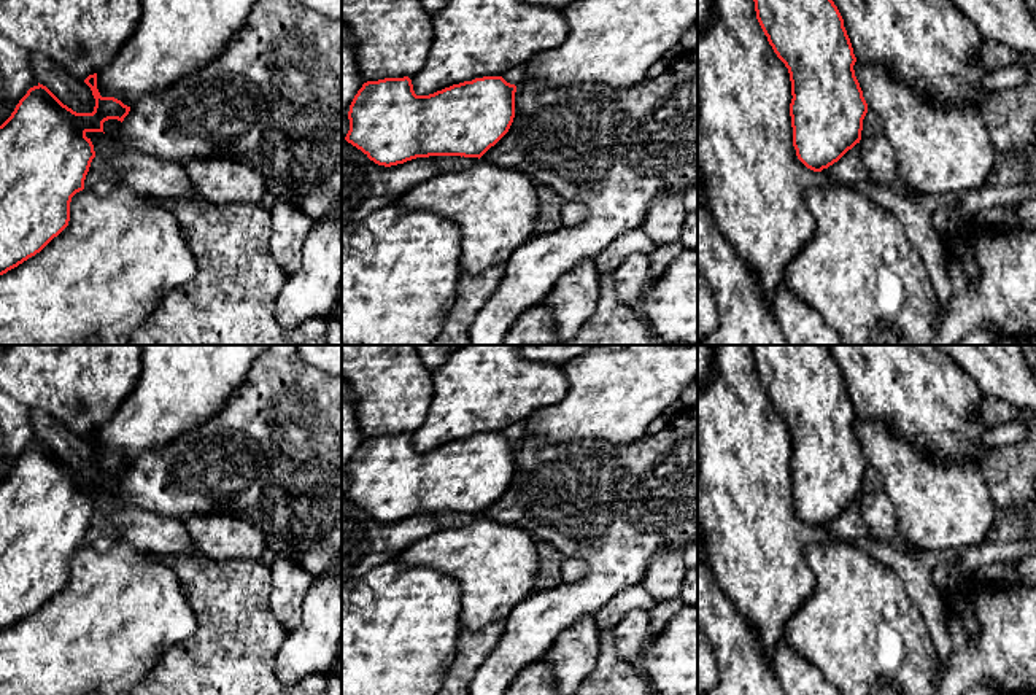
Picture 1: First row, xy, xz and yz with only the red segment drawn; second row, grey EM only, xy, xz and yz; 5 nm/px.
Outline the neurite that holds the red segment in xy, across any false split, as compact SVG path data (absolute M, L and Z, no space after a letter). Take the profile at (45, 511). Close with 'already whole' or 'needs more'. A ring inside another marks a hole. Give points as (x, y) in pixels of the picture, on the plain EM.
M97 429L84 439L95 455L92 469L76 469L46 442L37 441L19 456L0 482L0 631L40 609L70 577L72 553L84 546L95 514L87 488L103 488L108 476L124 477L130 463L114 453L102 453Z | already whole

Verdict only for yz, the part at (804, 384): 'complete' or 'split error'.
complete

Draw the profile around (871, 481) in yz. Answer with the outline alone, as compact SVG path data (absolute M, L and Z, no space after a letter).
M868 466L864 476L863 476L863 487L861 491L880 491L883 490L883 482L880 479L880 474L877 469L874 469L872 466Z

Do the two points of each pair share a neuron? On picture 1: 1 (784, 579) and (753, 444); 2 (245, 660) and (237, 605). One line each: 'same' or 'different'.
1: same
2: same

